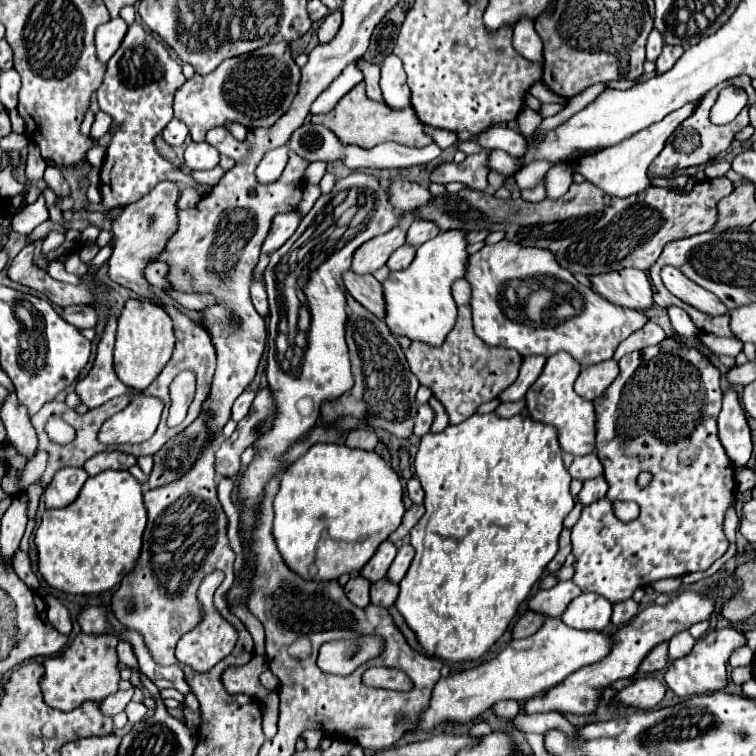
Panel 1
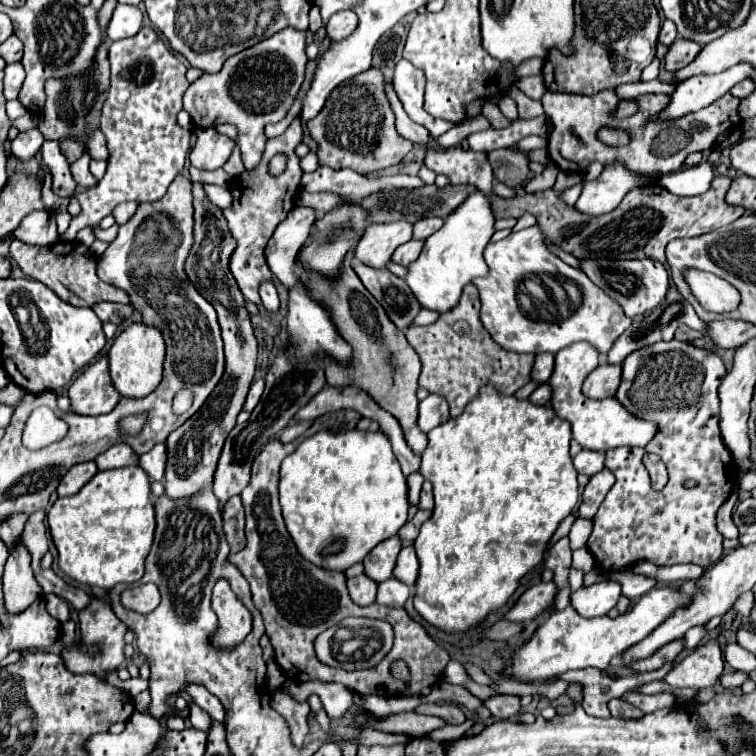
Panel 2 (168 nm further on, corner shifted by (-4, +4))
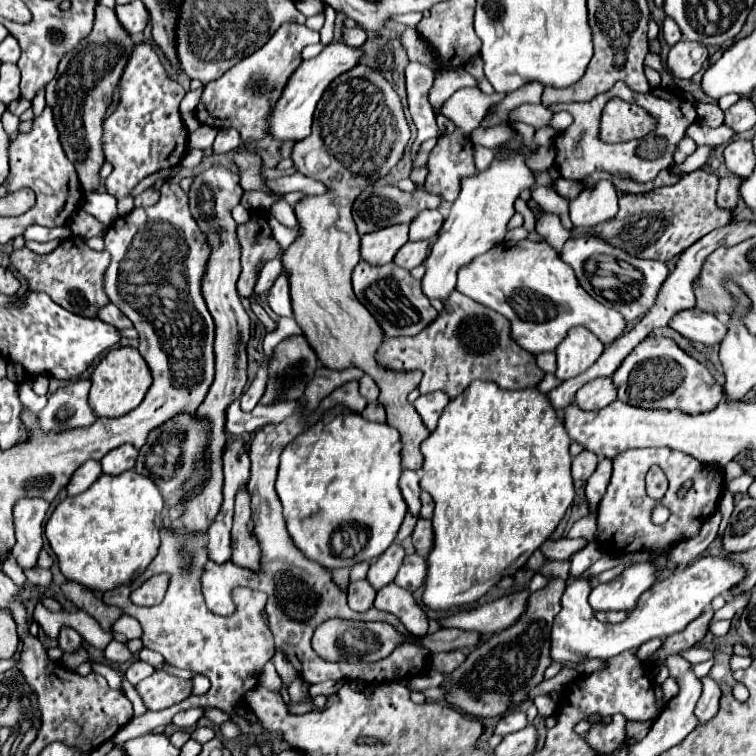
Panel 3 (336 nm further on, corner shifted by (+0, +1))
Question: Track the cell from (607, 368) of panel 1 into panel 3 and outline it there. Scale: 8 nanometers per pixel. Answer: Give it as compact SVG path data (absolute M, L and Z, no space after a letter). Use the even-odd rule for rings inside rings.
M607 377L585 383L575 395L575 403L583 411L599 411L609 403L613 403L615 399L617 399L617 389L613 381Z

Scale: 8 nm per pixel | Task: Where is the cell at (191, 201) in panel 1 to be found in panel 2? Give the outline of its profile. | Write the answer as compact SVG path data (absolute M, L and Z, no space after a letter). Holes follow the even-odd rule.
M193 184L193 208L195 208L195 230L193 230L193 246L187 256L185 274L207 302L213 304L219 316L219 326L225 342L225 374L221 382L215 386L209 402L193 414L183 426L179 426L167 438L167 468L165 468L165 494L171 498L187 498L189 494L197 494L197 490L209 486L213 482L215 466L223 448L225 438L235 426L235 418L243 408L245 396L249 392L253 374L255 374L255 358L257 358L257 340L253 336L253 328L249 322L249 312L245 310L245 298L237 290L233 276L229 274L229 254L233 252L233 238L225 230L217 230L223 224L219 208L213 206L205 192L203 184Z

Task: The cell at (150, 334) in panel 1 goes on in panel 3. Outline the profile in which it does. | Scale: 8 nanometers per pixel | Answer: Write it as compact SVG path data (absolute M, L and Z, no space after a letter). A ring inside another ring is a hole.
M117 347L111 349L95 367L91 375L91 389L87 401L95 417L109 417L109 419L123 417L135 407L139 407L149 385L151 385L151 373L149 367L145 365L145 359L139 355L139 351L131 347Z

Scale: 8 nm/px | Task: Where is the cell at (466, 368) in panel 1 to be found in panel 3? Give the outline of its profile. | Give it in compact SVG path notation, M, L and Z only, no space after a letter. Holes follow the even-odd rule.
M453 291L443 305L445 307L439 317L419 335L385 339L375 353L377 363L389 371L421 371L421 395L441 389L451 399L461 395L475 379L493 381L501 389L525 389L535 387L545 377L545 371L541 371L535 363L535 355L513 341L509 319L503 323L499 313L475 303L459 291Z

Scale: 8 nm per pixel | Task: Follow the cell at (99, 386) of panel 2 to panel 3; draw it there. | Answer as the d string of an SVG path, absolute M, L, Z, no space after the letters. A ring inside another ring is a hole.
M79 379L49 393L47 405L37 415L43 433L61 433L67 429L89 427L95 423L93 411L87 403L89 385L91 381Z

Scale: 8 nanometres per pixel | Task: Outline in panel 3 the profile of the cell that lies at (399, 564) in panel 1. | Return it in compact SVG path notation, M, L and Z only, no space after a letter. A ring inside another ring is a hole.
M407 555L395 577L395 583L407 591L415 591L423 585L425 577L427 577L427 561L421 555Z

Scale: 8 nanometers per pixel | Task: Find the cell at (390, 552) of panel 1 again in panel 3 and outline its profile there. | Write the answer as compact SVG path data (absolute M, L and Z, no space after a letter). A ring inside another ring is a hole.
M395 543L389 545L389 549L381 557L377 557L369 567L367 581L371 583L371 587L379 591L381 587L389 585L395 579L399 567L403 563L403 557L405 557L405 551L401 545L395 545Z

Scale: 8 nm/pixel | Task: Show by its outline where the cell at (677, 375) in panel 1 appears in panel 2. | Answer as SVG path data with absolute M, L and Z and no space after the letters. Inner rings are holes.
M671 340L657 342L645 350L629 354L623 362L623 378L617 388L615 398L635 416L657 424L655 438L645 448L619 446L607 450L605 466L615 474L615 484L605 496L593 518L593 532L587 540L587 548L595 556L597 568L601 572L619 572L641 560L653 562L655 566L671 566L679 562L699 564L707 568L723 556L723 536L717 530L717 510L733 492L737 480L737 466L731 458L731 452L725 448L719 430L719 396L717 388L725 378L725 364L713 350L703 350L687 342ZM645 452L655 452L661 456L663 464L669 470L669 482L663 490L651 488L651 478L641 462ZM687 480L695 480L697 486L685 488Z

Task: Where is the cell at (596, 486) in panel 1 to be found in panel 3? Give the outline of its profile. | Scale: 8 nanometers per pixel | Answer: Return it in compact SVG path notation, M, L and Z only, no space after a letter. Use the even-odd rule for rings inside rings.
M605 457L599 461L595 473L589 477L589 481L585 485L585 493L587 493L587 501L589 501L591 509L595 509L599 505L601 497L605 495L609 479L611 479L611 471L613 471L613 461Z

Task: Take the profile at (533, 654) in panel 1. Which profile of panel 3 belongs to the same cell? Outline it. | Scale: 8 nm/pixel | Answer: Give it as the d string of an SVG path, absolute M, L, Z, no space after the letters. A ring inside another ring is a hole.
M703 555L697 557L685 569L675 569L667 579L659 579L651 589L647 589L639 597L639 605L631 611L631 615L617 625L599 623L593 615L591 605L587 603L591 585L589 579L579 579L571 583L561 597L561 611L555 617L551 631L551 657L557 663L581 661L581 659L609 659L627 649L635 649L653 637L669 637L673 633L683 631L691 621L695 621L707 605L717 595L729 593L745 579L745 567L741 563L731 561L729 557Z

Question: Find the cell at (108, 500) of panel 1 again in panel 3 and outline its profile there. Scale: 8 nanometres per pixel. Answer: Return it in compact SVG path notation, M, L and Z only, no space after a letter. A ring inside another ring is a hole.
M87 461L75 471L67 485L73 497L55 507L45 525L45 535L67 579L107 591L131 583L157 555L163 497L149 477L137 475L133 469L121 475L99 475L99 461Z

